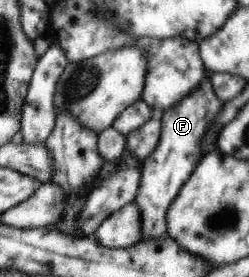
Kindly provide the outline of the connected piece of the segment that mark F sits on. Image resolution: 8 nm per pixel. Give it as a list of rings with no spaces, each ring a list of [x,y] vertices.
[[[209,74],[204,75],[204,83],[200,83],[200,87],[196,86],[196,91],[192,90],[192,95],[186,94],[183,98],[180,98],[179,101],[174,104],[170,105],[167,109],[160,110],[159,113],[157,114],[158,118],[160,121],[162,121],[162,134],[159,138],[159,143],[155,147],[155,151],[150,155],[150,157],[144,159],[141,167],[141,174],[140,174],[140,179],[139,179],[139,189],[138,193],[135,195],[135,198],[133,201],[137,205],[137,208],[141,211],[141,241],[144,240],[149,240],[150,238],[159,238],[160,236],[163,236],[166,234],[167,228],[166,228],[166,213],[167,209],[170,207],[172,201],[174,201],[176,195],[179,193],[180,186],[183,185],[184,182],[187,181],[189,178],[188,175],[192,173],[192,169],[194,169],[194,165],[198,163],[198,157],[200,155],[204,155],[202,153],[198,153],[198,147],[200,147],[201,151],[201,146],[198,145],[198,141],[201,142],[201,139],[203,138],[203,135],[205,134],[205,131],[207,130],[207,125],[209,122],[211,122],[211,119],[219,112],[219,109],[221,108],[221,105],[223,104],[216,96],[213,87],[211,86],[211,80],[208,78]]]

